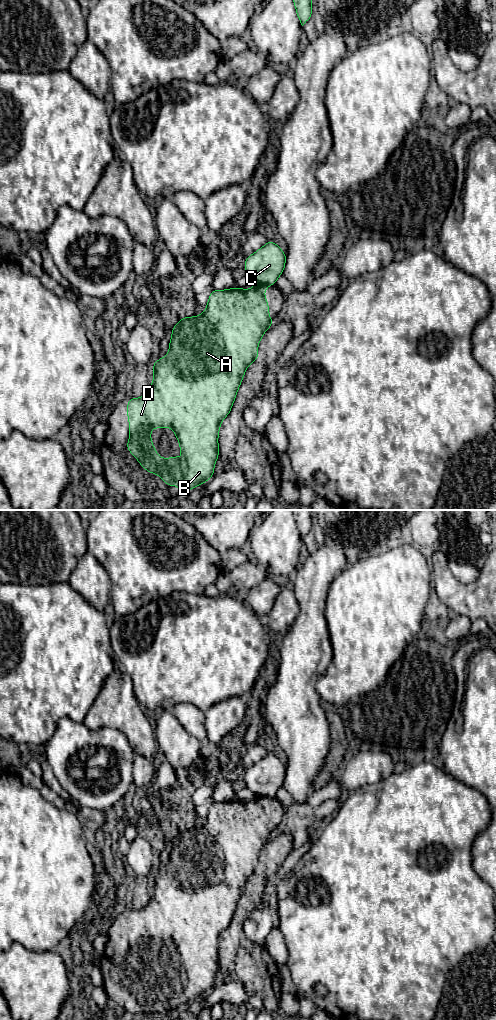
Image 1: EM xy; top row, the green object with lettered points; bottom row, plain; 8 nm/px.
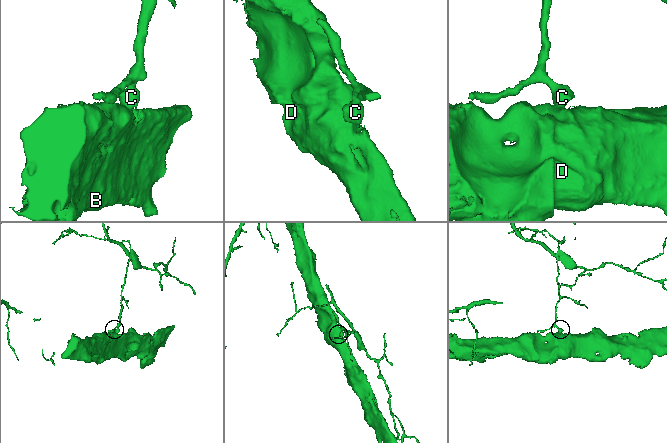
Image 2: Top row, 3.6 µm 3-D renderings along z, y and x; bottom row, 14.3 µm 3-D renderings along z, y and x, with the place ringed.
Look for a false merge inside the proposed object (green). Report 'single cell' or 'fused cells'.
fused cells

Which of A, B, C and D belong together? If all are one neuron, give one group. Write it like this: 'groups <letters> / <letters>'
groups A B D / C

